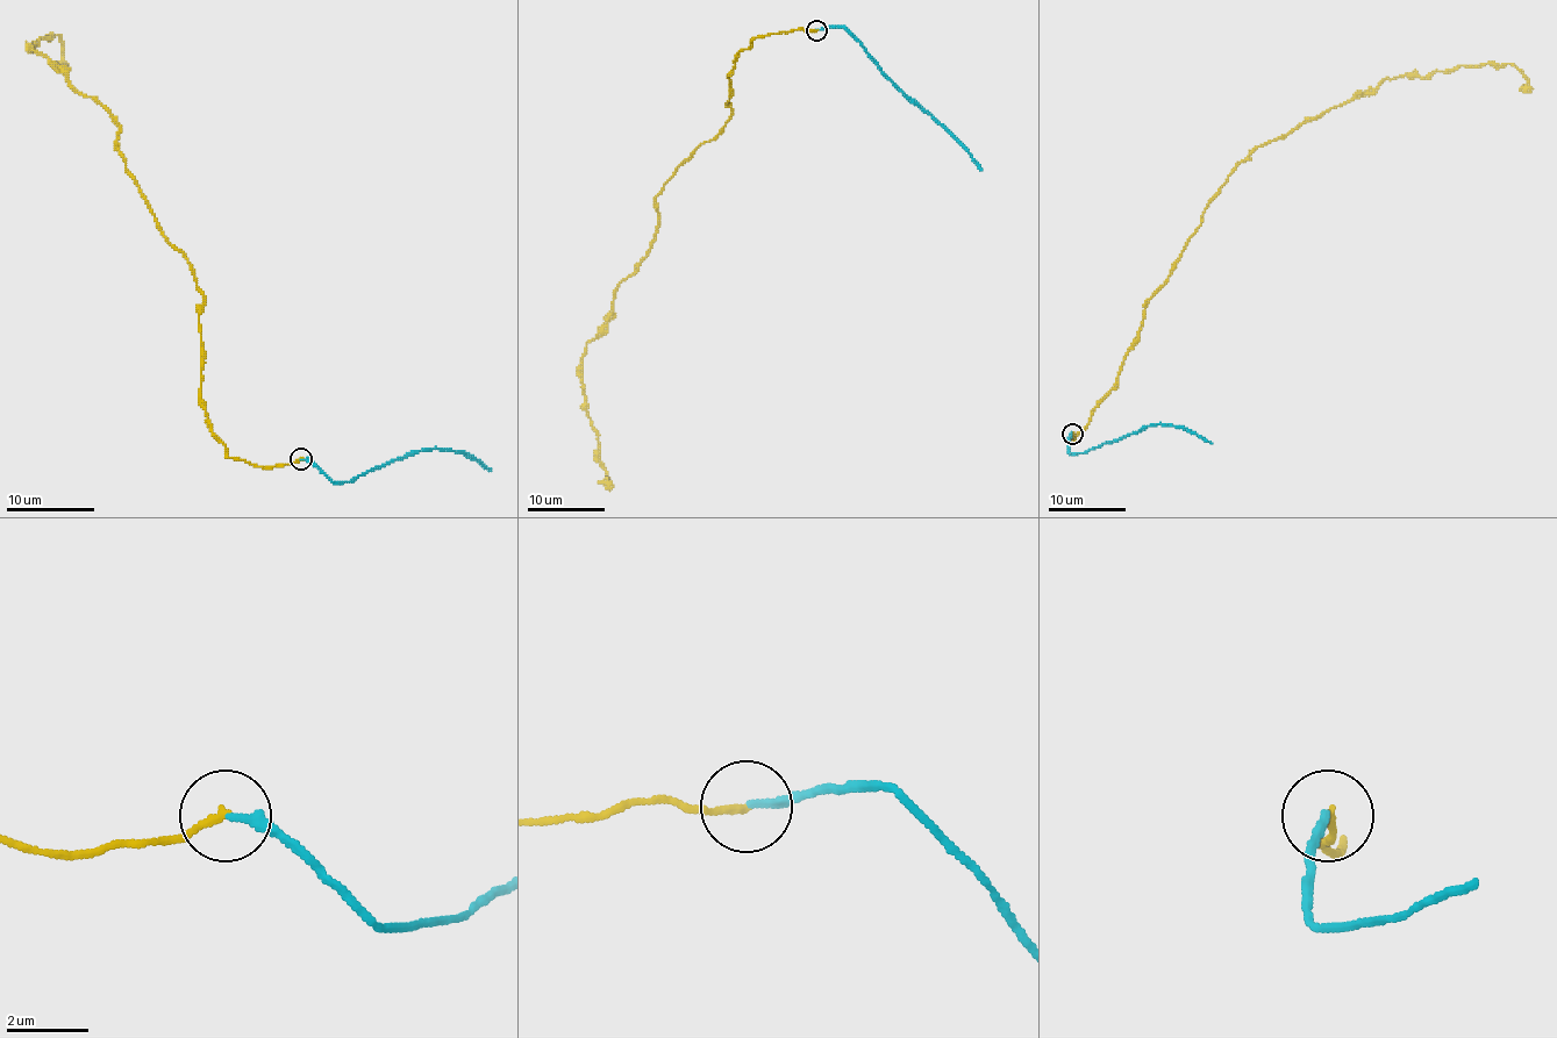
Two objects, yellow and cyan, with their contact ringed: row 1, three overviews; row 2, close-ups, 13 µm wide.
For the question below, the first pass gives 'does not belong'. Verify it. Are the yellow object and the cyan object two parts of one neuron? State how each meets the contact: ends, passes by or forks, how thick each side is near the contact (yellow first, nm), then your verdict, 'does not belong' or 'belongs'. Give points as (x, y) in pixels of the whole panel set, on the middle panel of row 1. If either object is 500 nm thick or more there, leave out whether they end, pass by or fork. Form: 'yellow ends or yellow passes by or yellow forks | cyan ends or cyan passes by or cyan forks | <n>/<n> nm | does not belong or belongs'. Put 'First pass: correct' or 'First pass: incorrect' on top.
First pass: incorrect
yellow ends | cyan ends | 180/190 nm | belongs

